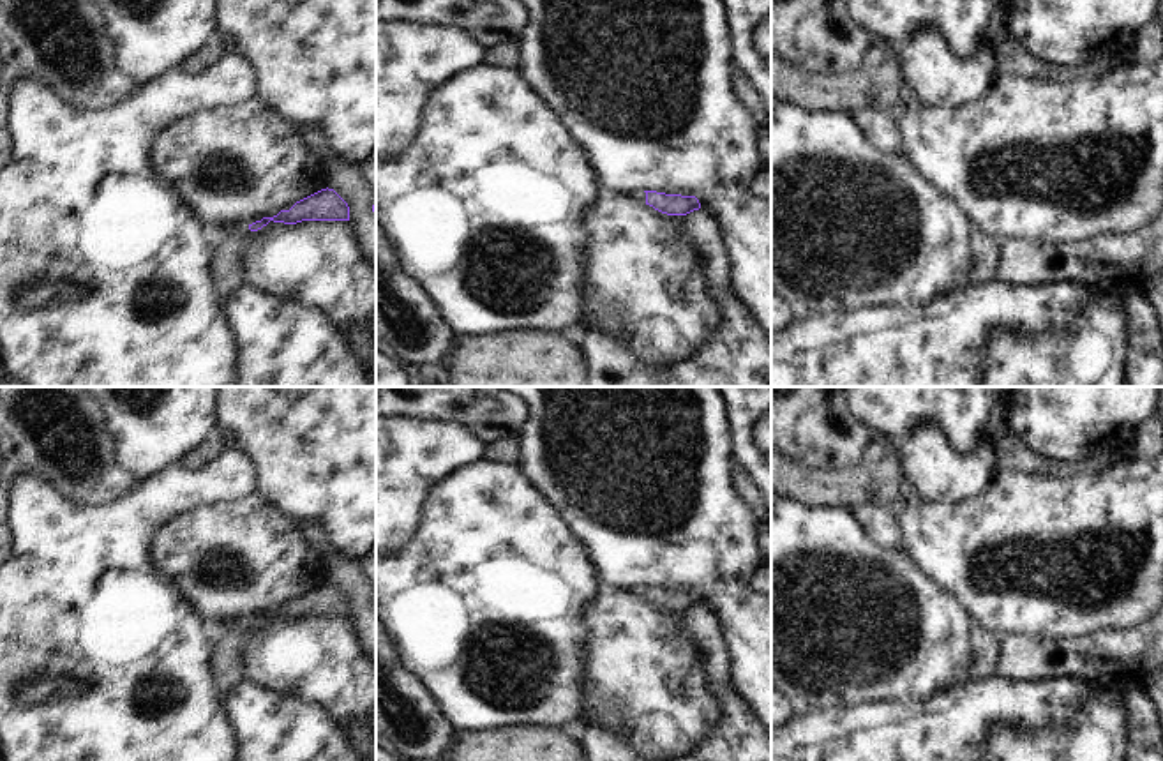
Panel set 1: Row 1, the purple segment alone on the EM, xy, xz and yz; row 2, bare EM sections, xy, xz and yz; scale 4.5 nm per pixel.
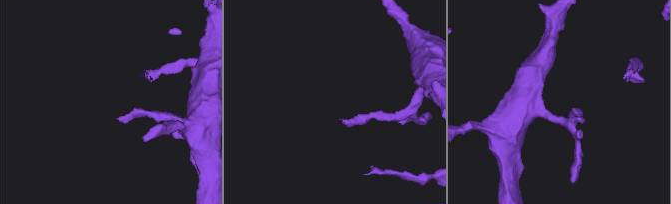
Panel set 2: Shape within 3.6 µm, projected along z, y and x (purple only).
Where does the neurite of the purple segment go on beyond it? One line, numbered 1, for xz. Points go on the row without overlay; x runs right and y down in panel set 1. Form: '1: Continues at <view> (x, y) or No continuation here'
1: Continues at xz (637, 590).

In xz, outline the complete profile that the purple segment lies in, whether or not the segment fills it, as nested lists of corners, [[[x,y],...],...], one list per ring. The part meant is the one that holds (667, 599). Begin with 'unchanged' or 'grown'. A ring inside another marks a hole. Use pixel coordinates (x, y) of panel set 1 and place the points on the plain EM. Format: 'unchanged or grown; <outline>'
grown; [[[634,586],[628,591],[667,611],[687,611],[701,604],[695,591],[665,590],[657,586]]]

